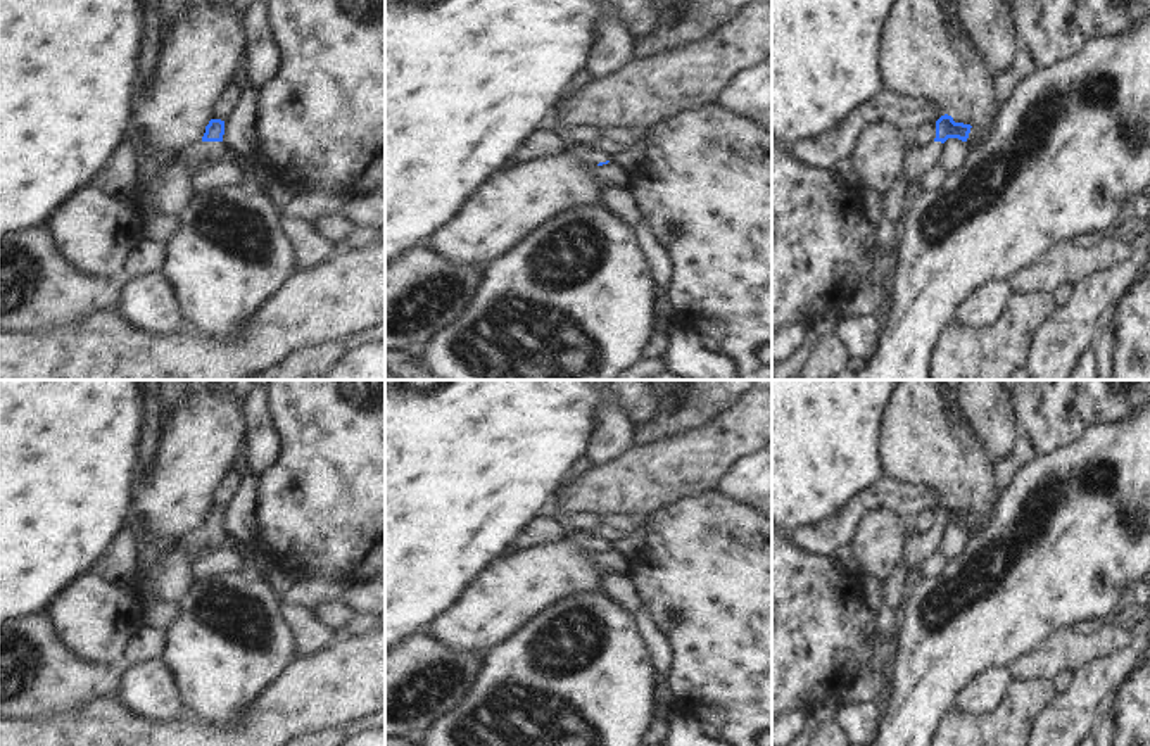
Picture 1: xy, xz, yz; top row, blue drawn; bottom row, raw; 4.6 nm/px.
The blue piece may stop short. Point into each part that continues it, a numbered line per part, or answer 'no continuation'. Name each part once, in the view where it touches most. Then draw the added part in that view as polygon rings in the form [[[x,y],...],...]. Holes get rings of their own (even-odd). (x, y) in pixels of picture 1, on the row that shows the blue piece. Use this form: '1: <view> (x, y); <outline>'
1: xy (201, 154); [[[200,140],[190,147],[185,147],[180,154],[174,155],[174,159],[190,169],[200,169],[228,161],[228,149],[223,145],[223,142]]]

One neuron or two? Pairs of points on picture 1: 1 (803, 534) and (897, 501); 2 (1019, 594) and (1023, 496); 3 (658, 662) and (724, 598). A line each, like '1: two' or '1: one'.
1: one
2: one
3: two

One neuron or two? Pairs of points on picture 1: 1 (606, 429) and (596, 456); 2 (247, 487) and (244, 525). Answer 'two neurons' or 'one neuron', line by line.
1: one neuron
2: one neuron

